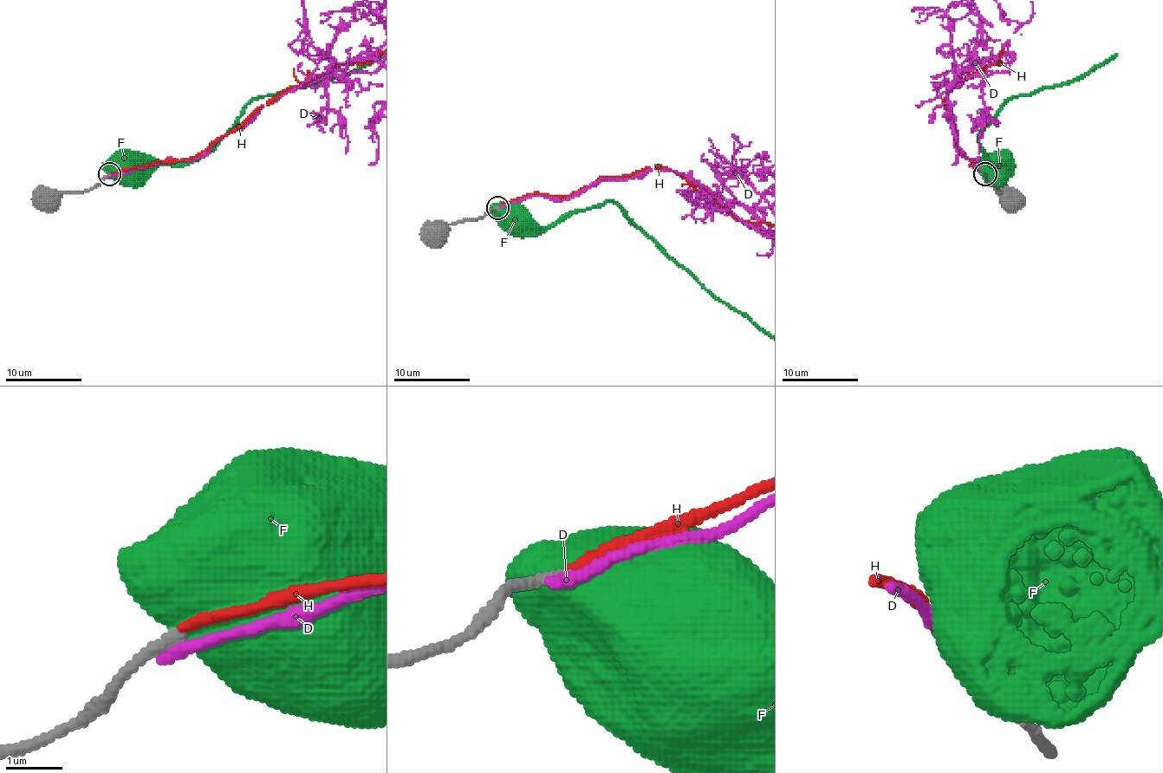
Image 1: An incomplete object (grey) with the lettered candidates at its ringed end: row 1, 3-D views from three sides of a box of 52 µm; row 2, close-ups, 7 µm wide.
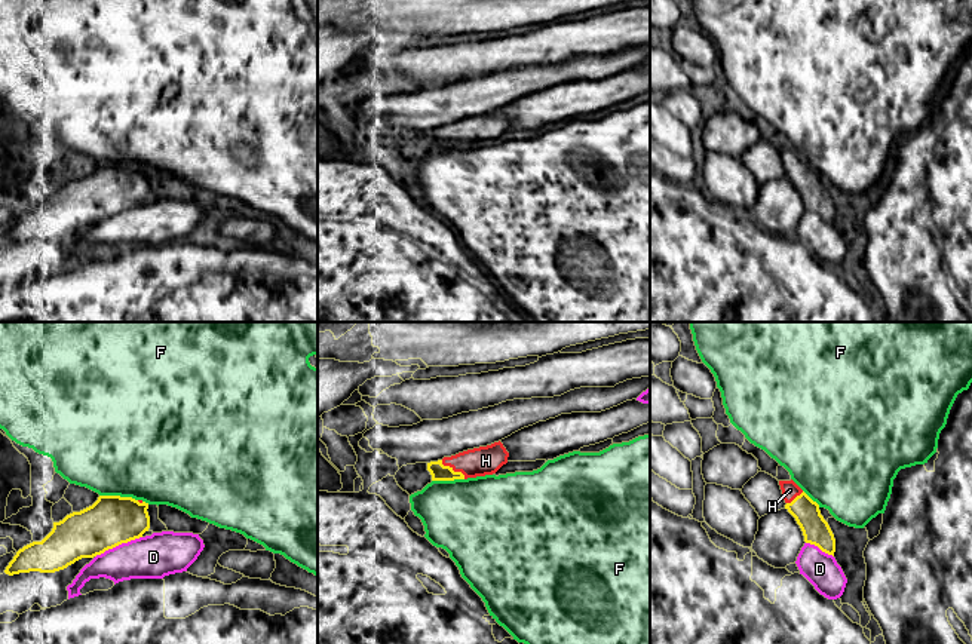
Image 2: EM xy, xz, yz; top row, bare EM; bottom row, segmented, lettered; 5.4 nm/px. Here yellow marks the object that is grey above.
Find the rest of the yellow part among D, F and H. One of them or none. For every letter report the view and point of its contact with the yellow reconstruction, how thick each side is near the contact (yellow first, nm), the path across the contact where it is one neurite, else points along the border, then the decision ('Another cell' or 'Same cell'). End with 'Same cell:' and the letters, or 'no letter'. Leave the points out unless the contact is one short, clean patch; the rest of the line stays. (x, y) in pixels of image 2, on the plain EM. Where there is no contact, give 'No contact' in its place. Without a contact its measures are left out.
D: Touches yellow at xy (117, 212). Thickness 280 nm (yellow) against 240 nm. Another cell
F: Touches yellow at xy (119, 163). Thickness 280 nm (yellow) against 500 nm. Boundary: xy (100, 162), (131, 163), (137, 168). Another cell
H: Touches yellow at xz (451, 137). Thickness 90 nm (yellow) against 160 nm. Path across: xz (439, 140), (451, 137), (486, 128). Same cell
Same cell: H

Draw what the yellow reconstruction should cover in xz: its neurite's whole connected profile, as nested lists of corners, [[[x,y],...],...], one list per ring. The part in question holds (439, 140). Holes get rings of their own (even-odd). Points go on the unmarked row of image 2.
[[[499,108],[487,114],[430,129],[427,131],[427,138],[432,142],[432,148],[467,147],[496,141],[508,131],[508,125],[509,120]]]

